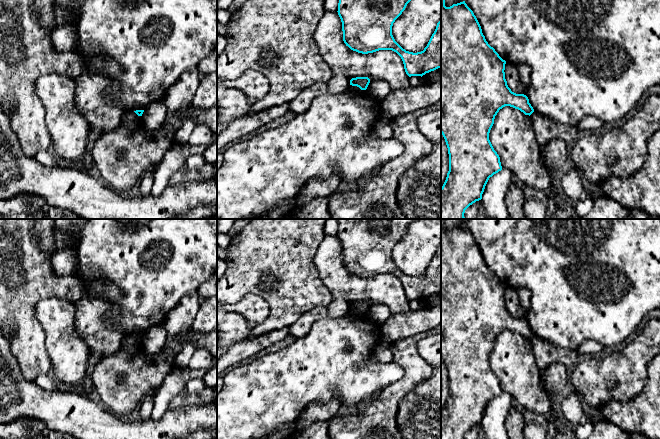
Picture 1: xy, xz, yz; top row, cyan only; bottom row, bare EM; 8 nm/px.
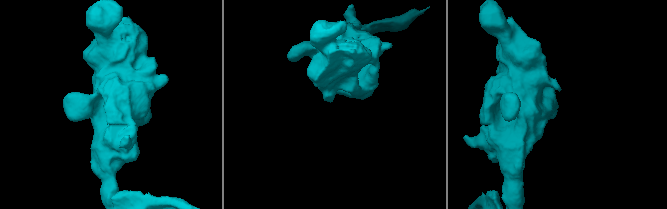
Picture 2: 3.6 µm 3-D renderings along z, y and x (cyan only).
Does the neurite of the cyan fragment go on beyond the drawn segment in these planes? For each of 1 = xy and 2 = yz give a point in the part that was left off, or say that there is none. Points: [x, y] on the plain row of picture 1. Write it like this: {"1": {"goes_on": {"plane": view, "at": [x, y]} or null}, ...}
{"1": {"goes_on": null}, "2": {"goes_on": null}}

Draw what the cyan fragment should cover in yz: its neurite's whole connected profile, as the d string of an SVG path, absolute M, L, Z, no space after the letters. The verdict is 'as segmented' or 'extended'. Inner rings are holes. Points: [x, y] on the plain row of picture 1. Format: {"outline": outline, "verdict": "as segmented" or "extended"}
{"outline": "M441 219L441 358L449 378L449 395L441 411L441 439L464 439L470 429L482 423L489 402L502 394L500 381L489 364L499 334L510 330L525 339L534 336L526 319L516 318L508 311L505 288L506 285L486 265L476 240L465 225L446 231L445 221Z", "verdict": "as segmented"}

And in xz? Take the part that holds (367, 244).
{"outline": "M338 219L337 236L342 246L343 265L346 270L362 278L392 274L401 281L409 301L422 301L426 297L441 292L441 243L427 270L421 276L406 275L392 259L393 247L405 234L407 228L417 220L421 219Z", "verdict": "as segmented"}

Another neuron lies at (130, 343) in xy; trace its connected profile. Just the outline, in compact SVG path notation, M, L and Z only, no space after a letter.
M124 336L121 348L127 350L130 354L134 354L142 349L142 343L135 336Z

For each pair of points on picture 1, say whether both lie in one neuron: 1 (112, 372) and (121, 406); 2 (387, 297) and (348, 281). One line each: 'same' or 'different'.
1: same
2: same

